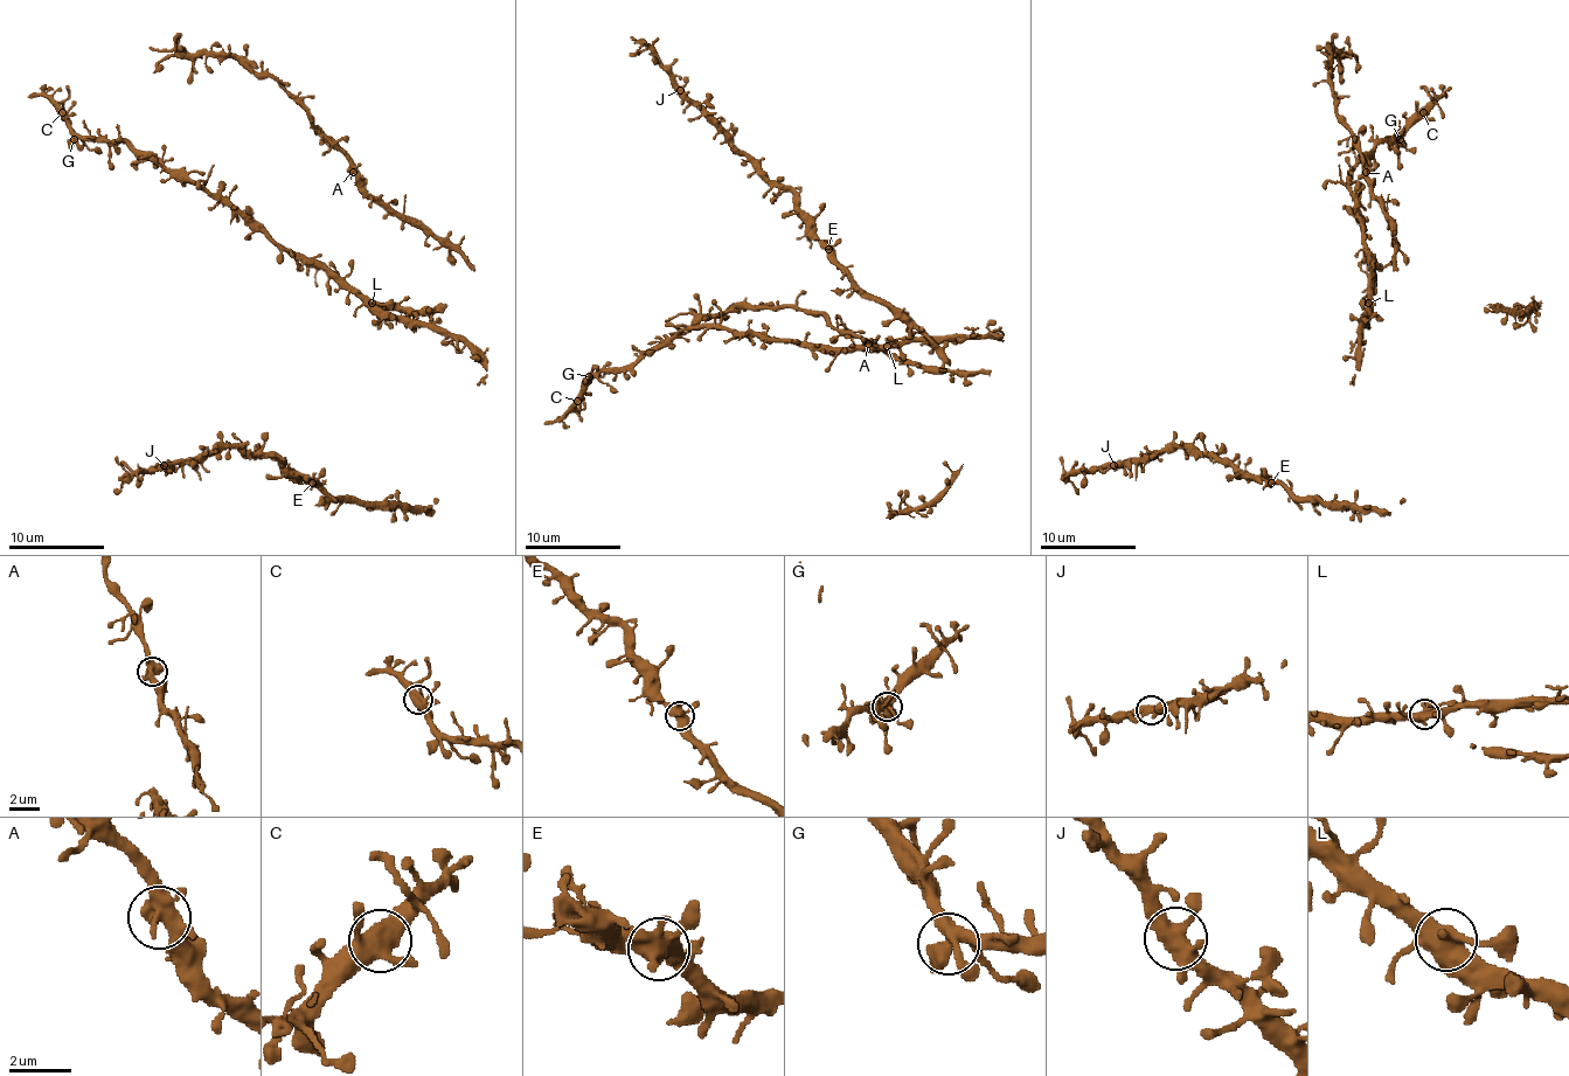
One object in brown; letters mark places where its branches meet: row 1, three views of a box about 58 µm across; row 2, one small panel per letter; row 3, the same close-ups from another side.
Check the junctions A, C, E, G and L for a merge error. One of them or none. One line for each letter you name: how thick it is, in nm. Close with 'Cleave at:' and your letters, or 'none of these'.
Cleave at: none of these

